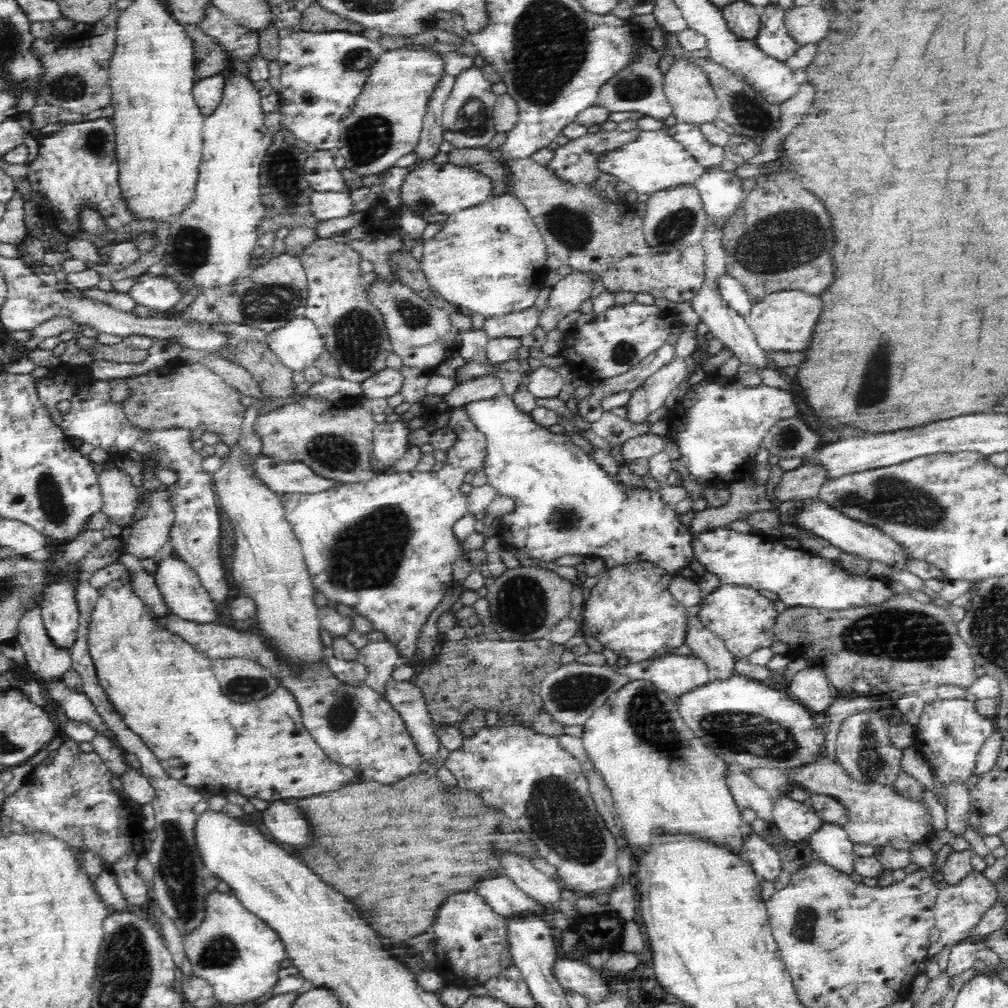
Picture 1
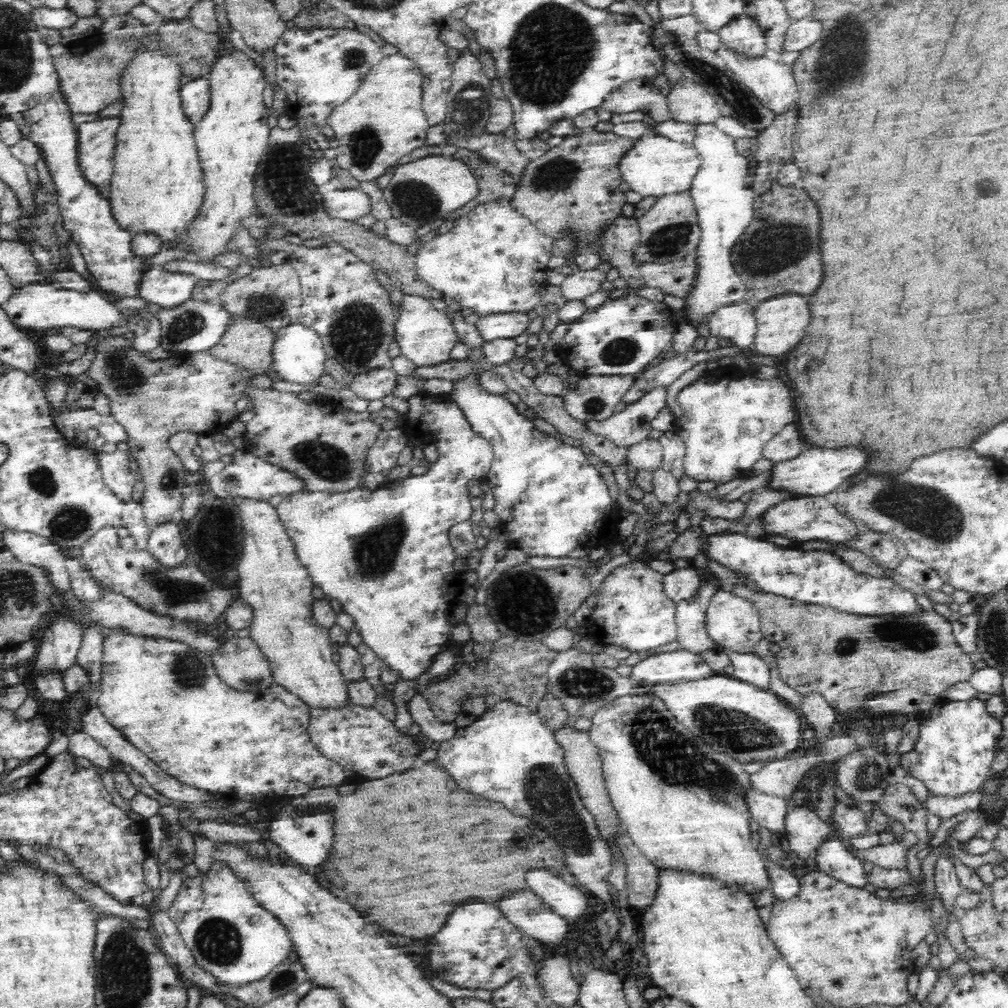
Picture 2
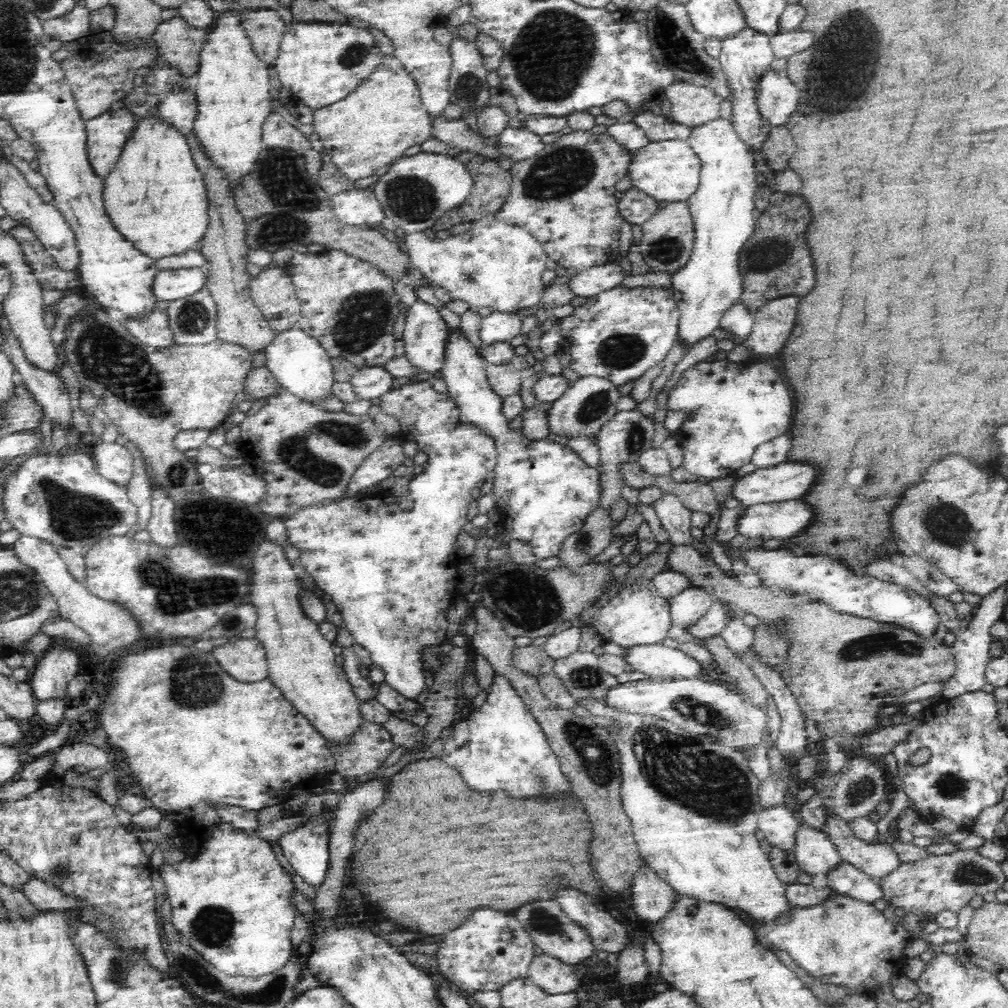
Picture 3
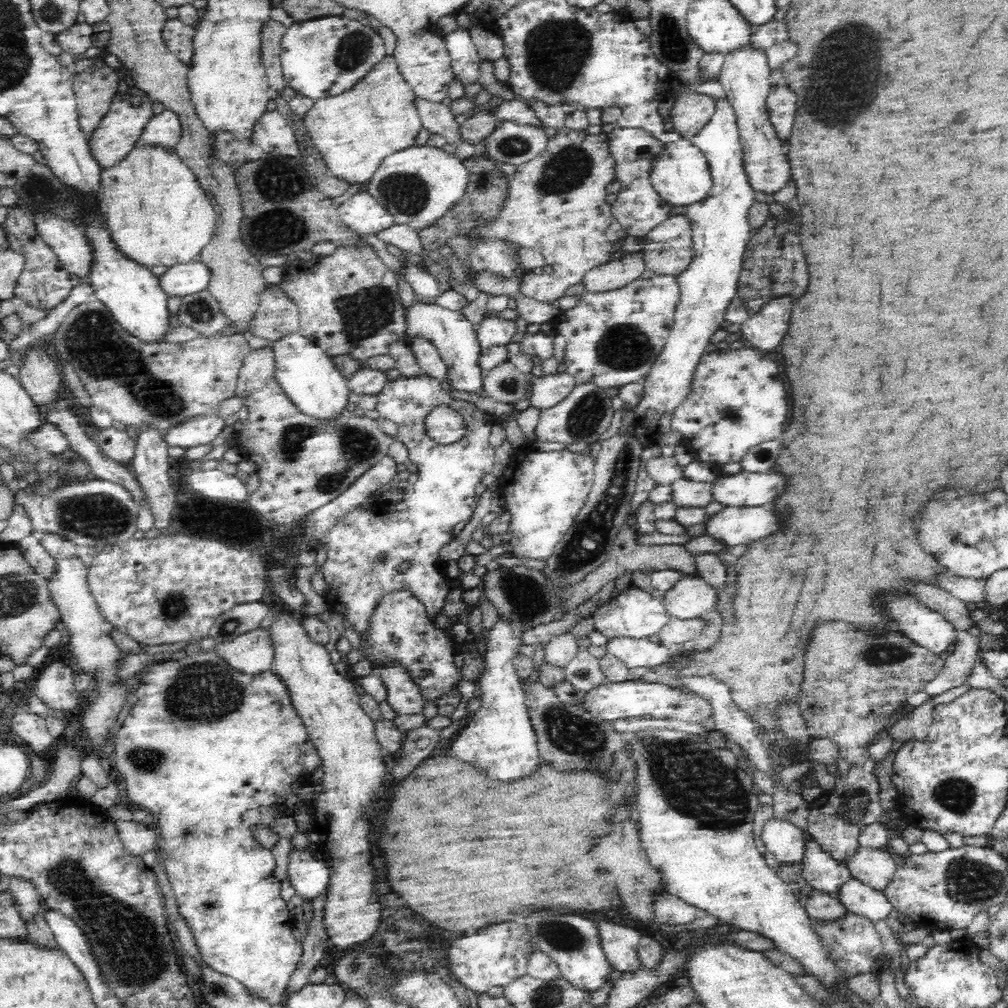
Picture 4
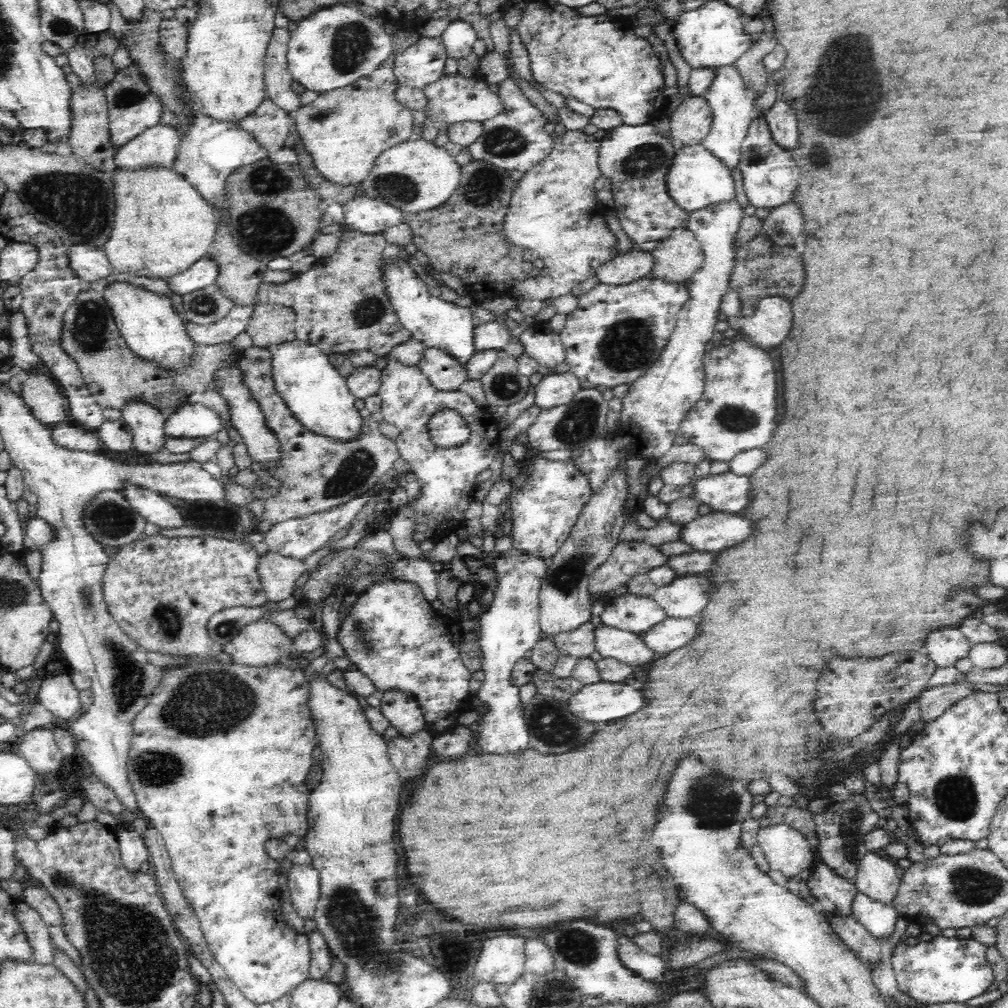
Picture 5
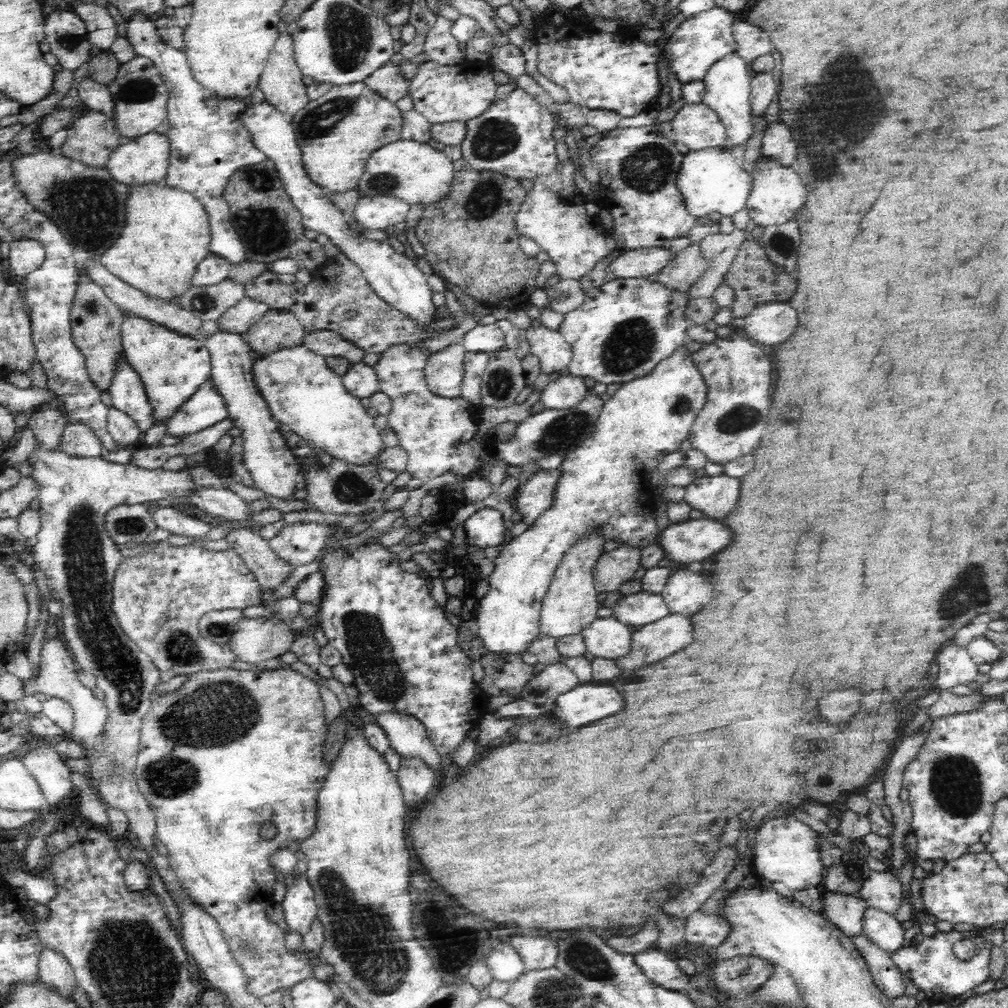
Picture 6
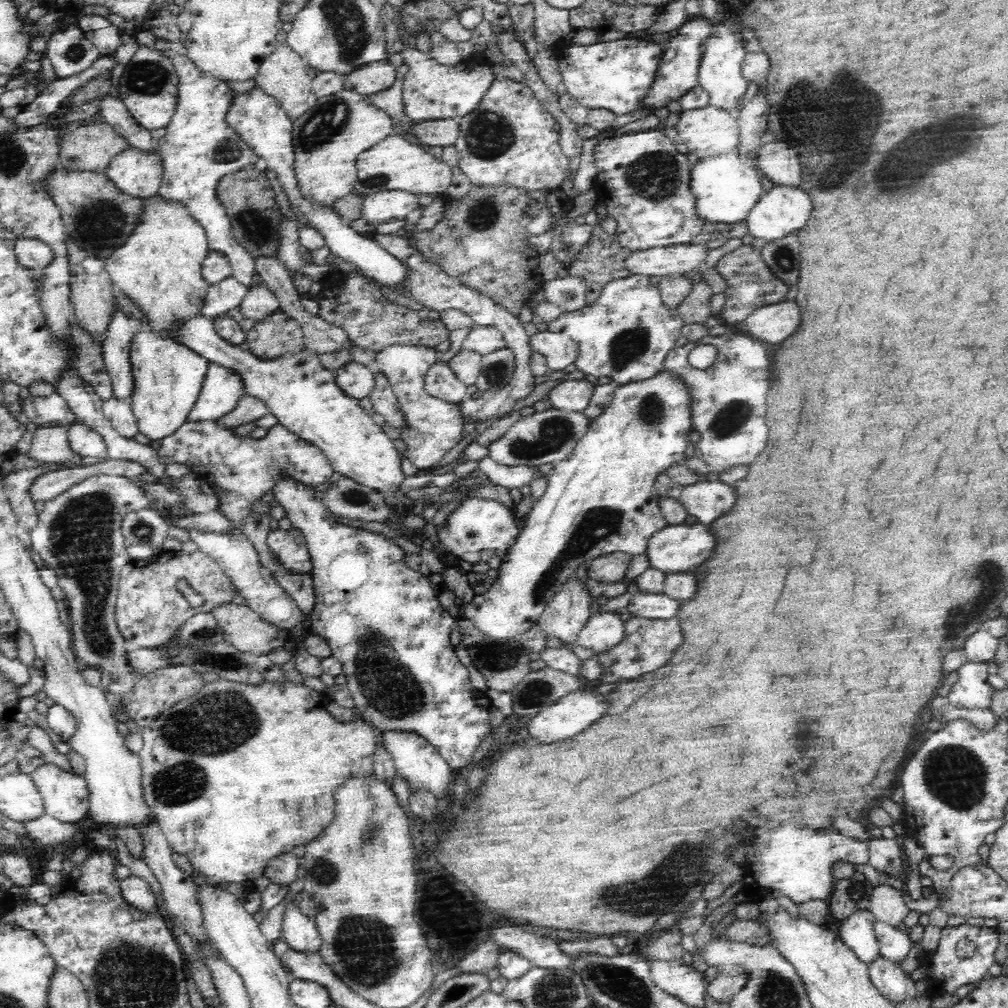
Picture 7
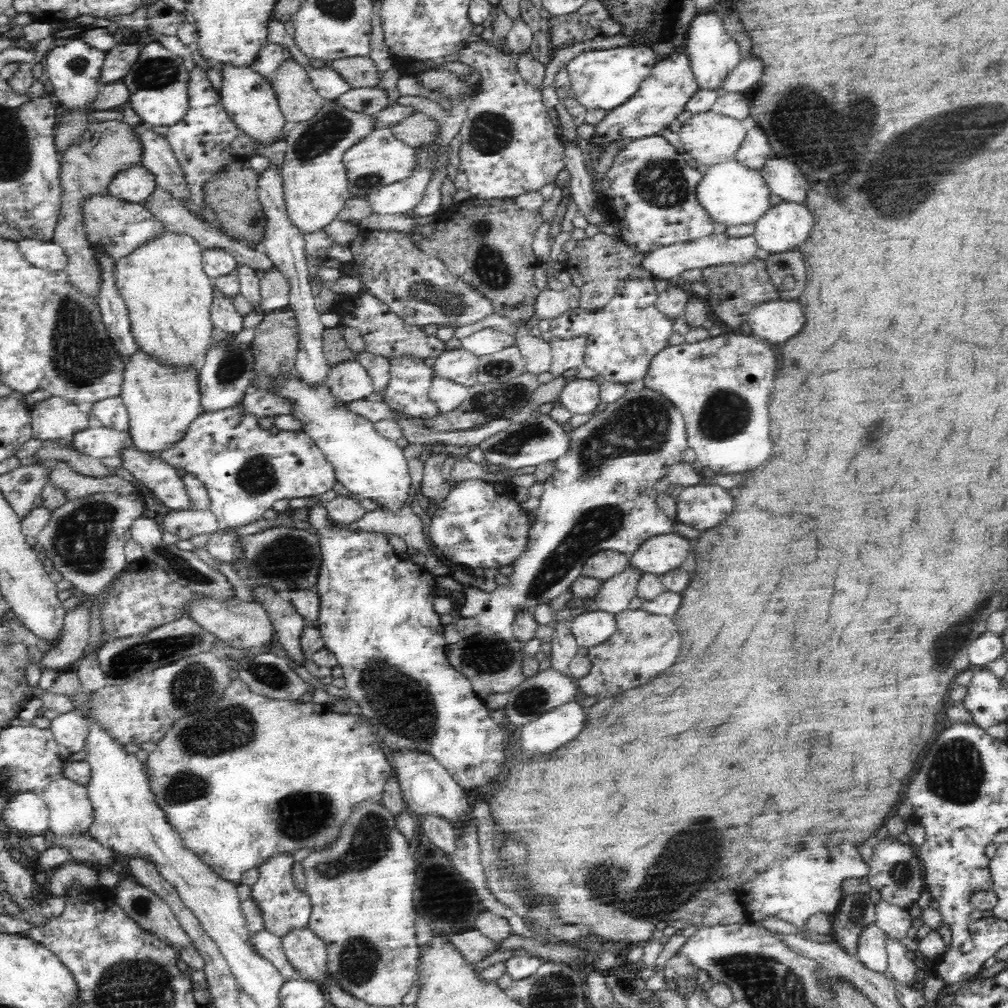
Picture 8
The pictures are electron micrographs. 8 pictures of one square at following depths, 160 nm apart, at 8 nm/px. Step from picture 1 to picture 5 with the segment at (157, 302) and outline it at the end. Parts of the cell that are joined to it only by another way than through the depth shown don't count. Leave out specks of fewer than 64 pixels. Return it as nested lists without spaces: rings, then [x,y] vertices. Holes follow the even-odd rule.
[[[204,256],[198,259],[186,270],[181,270],[167,278],[168,288],[173,294],[186,296],[190,292],[196,292],[201,288],[206,288],[215,284],[218,274],[218,265],[209,257]]]

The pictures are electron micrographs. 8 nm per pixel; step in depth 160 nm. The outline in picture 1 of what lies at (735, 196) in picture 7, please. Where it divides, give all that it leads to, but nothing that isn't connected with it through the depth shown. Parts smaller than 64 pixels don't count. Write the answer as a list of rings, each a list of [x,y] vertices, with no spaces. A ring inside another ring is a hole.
[[[666,130],[643,131],[639,138],[622,146],[604,151],[595,158],[596,168],[604,175],[610,175],[618,182],[624,182],[637,194],[651,195],[657,190],[672,186],[696,184],[705,174],[703,168],[690,156],[684,147],[676,142]]]

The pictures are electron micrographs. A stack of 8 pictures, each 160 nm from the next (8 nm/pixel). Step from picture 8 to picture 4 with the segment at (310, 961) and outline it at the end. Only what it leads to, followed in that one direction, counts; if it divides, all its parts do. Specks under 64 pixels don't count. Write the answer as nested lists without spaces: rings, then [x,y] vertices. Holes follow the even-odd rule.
[[[307,847],[292,850],[288,856],[288,879],[302,899],[320,896],[329,886],[327,862],[318,860]]]

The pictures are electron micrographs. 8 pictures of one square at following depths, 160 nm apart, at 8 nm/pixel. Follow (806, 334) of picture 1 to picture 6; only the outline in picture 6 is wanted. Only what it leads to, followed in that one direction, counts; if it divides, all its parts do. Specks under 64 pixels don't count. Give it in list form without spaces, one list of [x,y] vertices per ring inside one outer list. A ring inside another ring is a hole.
[[[761,302],[748,316],[738,320],[732,318],[730,322],[732,326],[742,328],[755,343],[774,346],[794,334],[798,314],[788,302]]]

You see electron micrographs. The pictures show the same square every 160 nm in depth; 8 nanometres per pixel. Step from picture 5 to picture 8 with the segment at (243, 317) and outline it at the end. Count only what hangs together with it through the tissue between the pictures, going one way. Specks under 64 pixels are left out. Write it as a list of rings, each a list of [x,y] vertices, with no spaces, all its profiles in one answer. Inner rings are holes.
[[[276,268],[259,280],[257,308],[265,314],[285,308],[289,301],[289,288],[285,276]]]

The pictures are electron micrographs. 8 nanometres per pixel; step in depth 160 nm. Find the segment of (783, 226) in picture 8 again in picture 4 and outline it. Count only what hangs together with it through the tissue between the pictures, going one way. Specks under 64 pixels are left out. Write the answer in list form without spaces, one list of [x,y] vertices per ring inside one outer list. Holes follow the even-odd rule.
[[[748,43],[725,54],[721,71],[717,76],[736,117],[740,142],[744,149],[744,169],[746,169],[749,183],[754,187],[755,192],[771,195],[786,184],[792,173],[787,149],[770,122],[765,103],[771,89],[772,71],[766,49]]]

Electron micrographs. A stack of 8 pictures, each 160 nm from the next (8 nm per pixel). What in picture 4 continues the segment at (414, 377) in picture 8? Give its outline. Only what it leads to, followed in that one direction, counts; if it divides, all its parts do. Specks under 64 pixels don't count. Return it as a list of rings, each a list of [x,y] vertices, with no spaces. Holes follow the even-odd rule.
[[[421,375],[417,378],[406,378],[404,376],[400,376],[400,378],[389,381],[387,386],[379,393],[376,394],[377,406],[376,410],[380,413],[380,418],[385,420],[390,420],[396,423],[397,425],[397,435],[394,437],[395,440],[402,442],[409,452],[409,459],[414,462],[419,467],[418,480],[415,484],[409,485],[406,489],[406,494],[404,494],[404,502],[400,502],[400,504],[388,502],[388,510],[384,510],[384,508],[378,508],[377,503],[374,504],[373,508],[368,510],[368,508],[364,508],[364,506],[356,506],[354,510],[350,510],[348,514],[341,515],[340,518],[336,519],[336,522],[333,522],[325,531],[322,531],[320,534],[316,534],[316,537],[308,538],[308,542],[311,543],[310,548],[313,549],[314,552],[320,552],[322,548],[324,548],[324,552],[326,552],[326,560],[325,563],[321,566],[320,571],[323,574],[324,582],[328,585],[329,593],[326,595],[328,610],[331,612],[336,612],[343,616],[343,620],[349,628],[351,628],[354,632],[358,633],[363,640],[366,640],[368,634],[372,632],[372,616],[374,616],[376,608],[378,608],[380,602],[383,601],[384,597],[387,597],[388,594],[394,594],[396,592],[402,592],[404,590],[411,593],[411,595],[419,600],[426,609],[426,614],[428,618],[434,623],[436,622],[436,618],[438,618],[438,614],[442,612],[442,608],[444,604],[446,604],[446,598],[448,598],[448,594],[450,594],[451,586],[448,584],[451,580],[448,574],[445,572],[445,564],[446,562],[442,562],[440,560],[440,550],[448,544],[448,542],[452,542],[455,539],[454,534],[452,534],[452,530],[454,530],[454,526],[460,524],[460,522],[468,521],[468,519],[474,514],[474,511],[477,507],[476,502],[476,485],[481,482],[482,478],[486,476],[486,474],[492,472],[492,466],[495,465],[497,460],[494,458],[495,449],[492,444],[489,442],[489,437],[491,435],[491,428],[494,424],[498,423],[498,419],[488,413],[481,412],[472,404],[472,402],[466,402],[466,400],[455,400],[442,389],[441,382],[436,380],[436,378],[428,377],[427,375]],[[440,406],[448,406],[452,408],[452,410],[458,412],[458,414],[466,417],[467,422],[467,435],[462,436],[460,440],[456,440],[456,442],[452,442],[452,444],[437,444],[426,432],[425,421],[426,418],[434,411],[440,408]]]

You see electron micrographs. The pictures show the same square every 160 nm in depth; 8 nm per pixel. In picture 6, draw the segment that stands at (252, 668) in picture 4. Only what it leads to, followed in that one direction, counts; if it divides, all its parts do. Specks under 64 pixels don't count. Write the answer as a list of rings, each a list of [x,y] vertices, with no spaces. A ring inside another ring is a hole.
[[[244,616],[227,644],[238,661],[254,664],[286,654],[295,637],[289,622]]]

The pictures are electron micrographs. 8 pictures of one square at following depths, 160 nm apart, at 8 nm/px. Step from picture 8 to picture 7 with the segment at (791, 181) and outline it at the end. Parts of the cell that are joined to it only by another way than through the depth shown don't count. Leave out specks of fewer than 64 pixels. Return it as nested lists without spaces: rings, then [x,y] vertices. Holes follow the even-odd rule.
[[[768,136],[760,145],[754,165],[773,183],[799,186],[801,182],[798,152],[794,152],[794,148],[782,139]]]

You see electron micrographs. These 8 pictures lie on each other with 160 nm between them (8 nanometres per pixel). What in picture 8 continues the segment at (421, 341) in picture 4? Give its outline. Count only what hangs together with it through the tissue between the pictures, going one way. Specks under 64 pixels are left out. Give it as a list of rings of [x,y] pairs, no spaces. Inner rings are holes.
[[[434,375],[432,378],[429,398],[439,407],[441,413],[456,410],[468,396],[469,388],[458,382]]]

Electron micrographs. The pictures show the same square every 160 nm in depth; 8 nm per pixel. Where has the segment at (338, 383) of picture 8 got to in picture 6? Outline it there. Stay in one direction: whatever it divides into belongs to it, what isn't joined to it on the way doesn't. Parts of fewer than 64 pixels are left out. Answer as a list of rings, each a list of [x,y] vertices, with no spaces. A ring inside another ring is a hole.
[[[363,362],[353,364],[342,378],[346,391],[355,398],[370,399],[379,392],[379,381],[375,368]]]

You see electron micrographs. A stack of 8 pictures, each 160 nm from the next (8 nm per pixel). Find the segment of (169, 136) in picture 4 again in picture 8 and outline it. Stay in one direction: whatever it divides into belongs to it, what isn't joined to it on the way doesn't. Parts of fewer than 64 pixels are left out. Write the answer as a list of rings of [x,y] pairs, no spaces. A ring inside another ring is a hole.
[[[133,164],[121,168],[106,191],[116,198],[143,203],[156,187],[157,177],[144,165]]]

